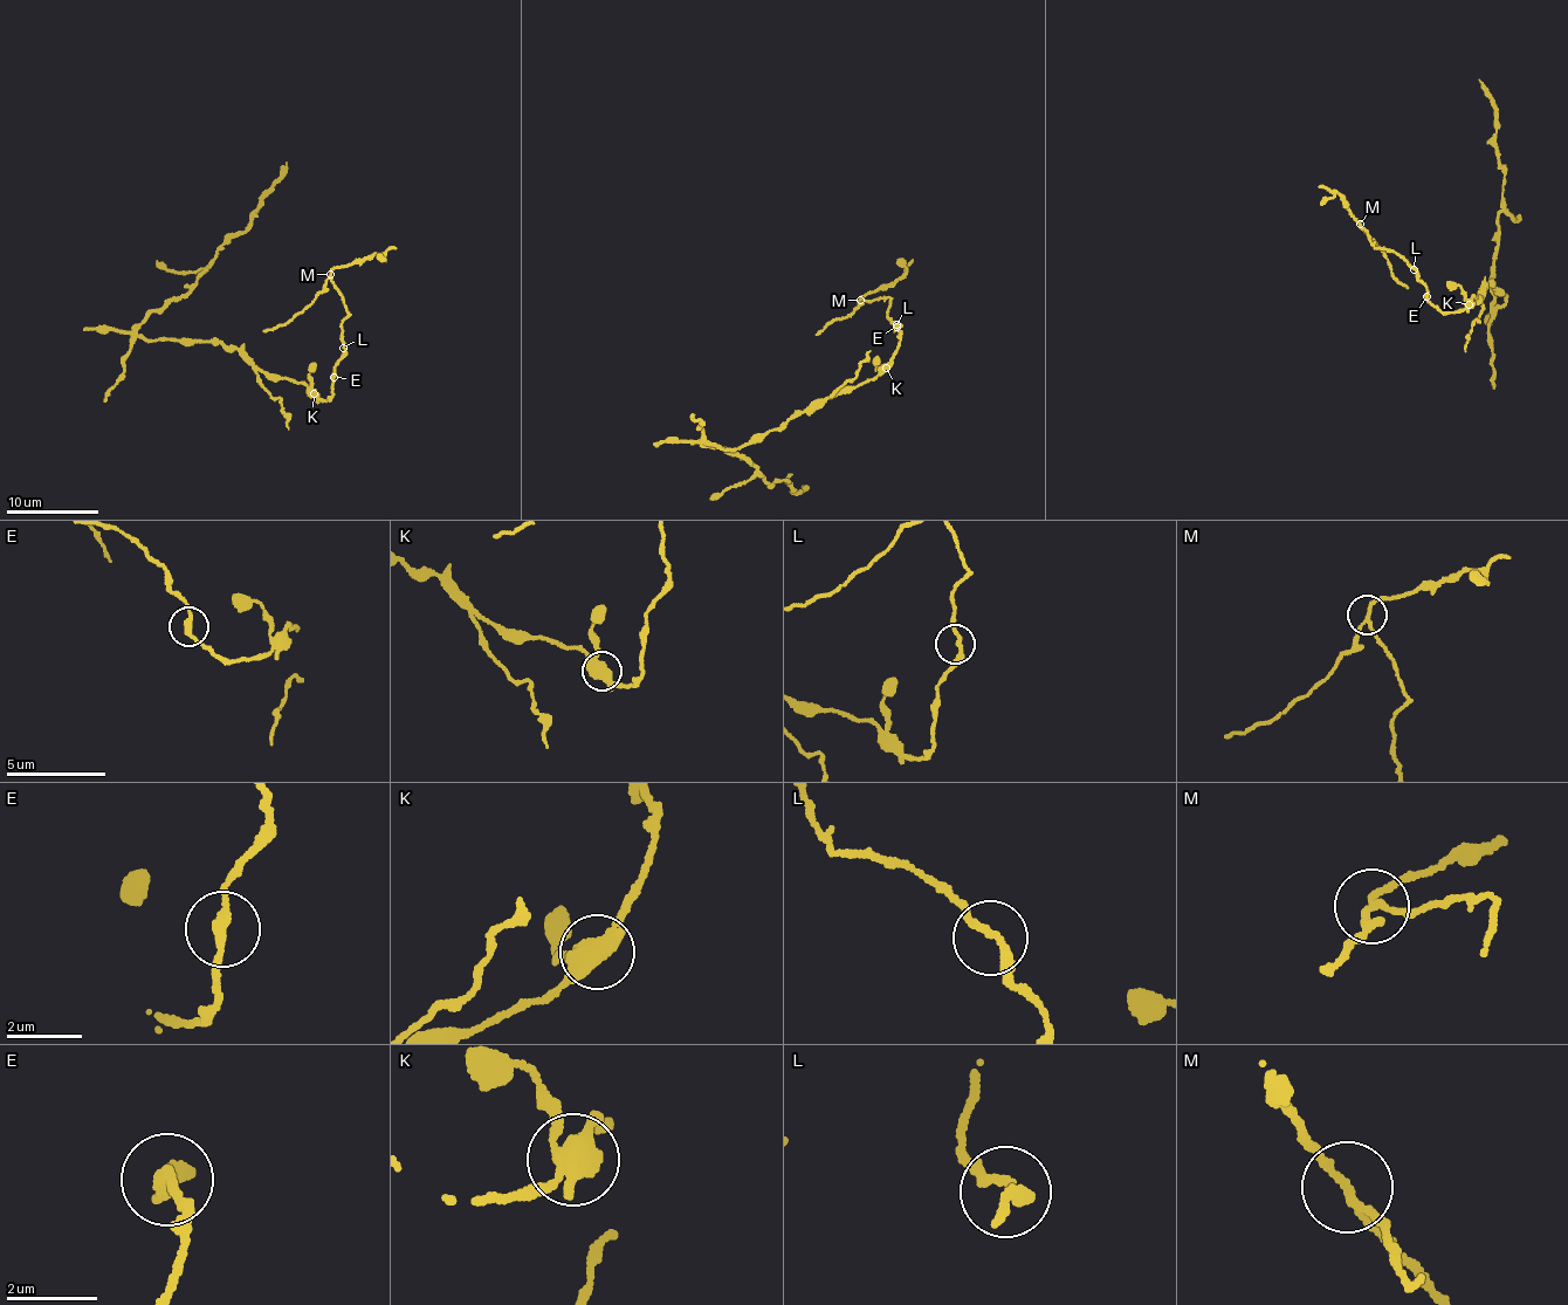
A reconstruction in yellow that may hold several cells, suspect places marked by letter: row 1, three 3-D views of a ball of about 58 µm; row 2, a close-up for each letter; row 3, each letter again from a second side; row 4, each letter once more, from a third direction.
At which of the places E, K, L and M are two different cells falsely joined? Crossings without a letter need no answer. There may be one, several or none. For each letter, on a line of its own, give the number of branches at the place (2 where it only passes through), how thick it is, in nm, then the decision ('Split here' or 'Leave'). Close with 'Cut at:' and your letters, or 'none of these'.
E: Branches: 2. Thickness 260 nm. Leave
K: Branches: 3. Thickness 440 nm. Split here
L: Branches: 2. Thickness 200 nm. Leave
M: Branches: 3. Thickness 150 nm. Split here
Cut at: K, M

